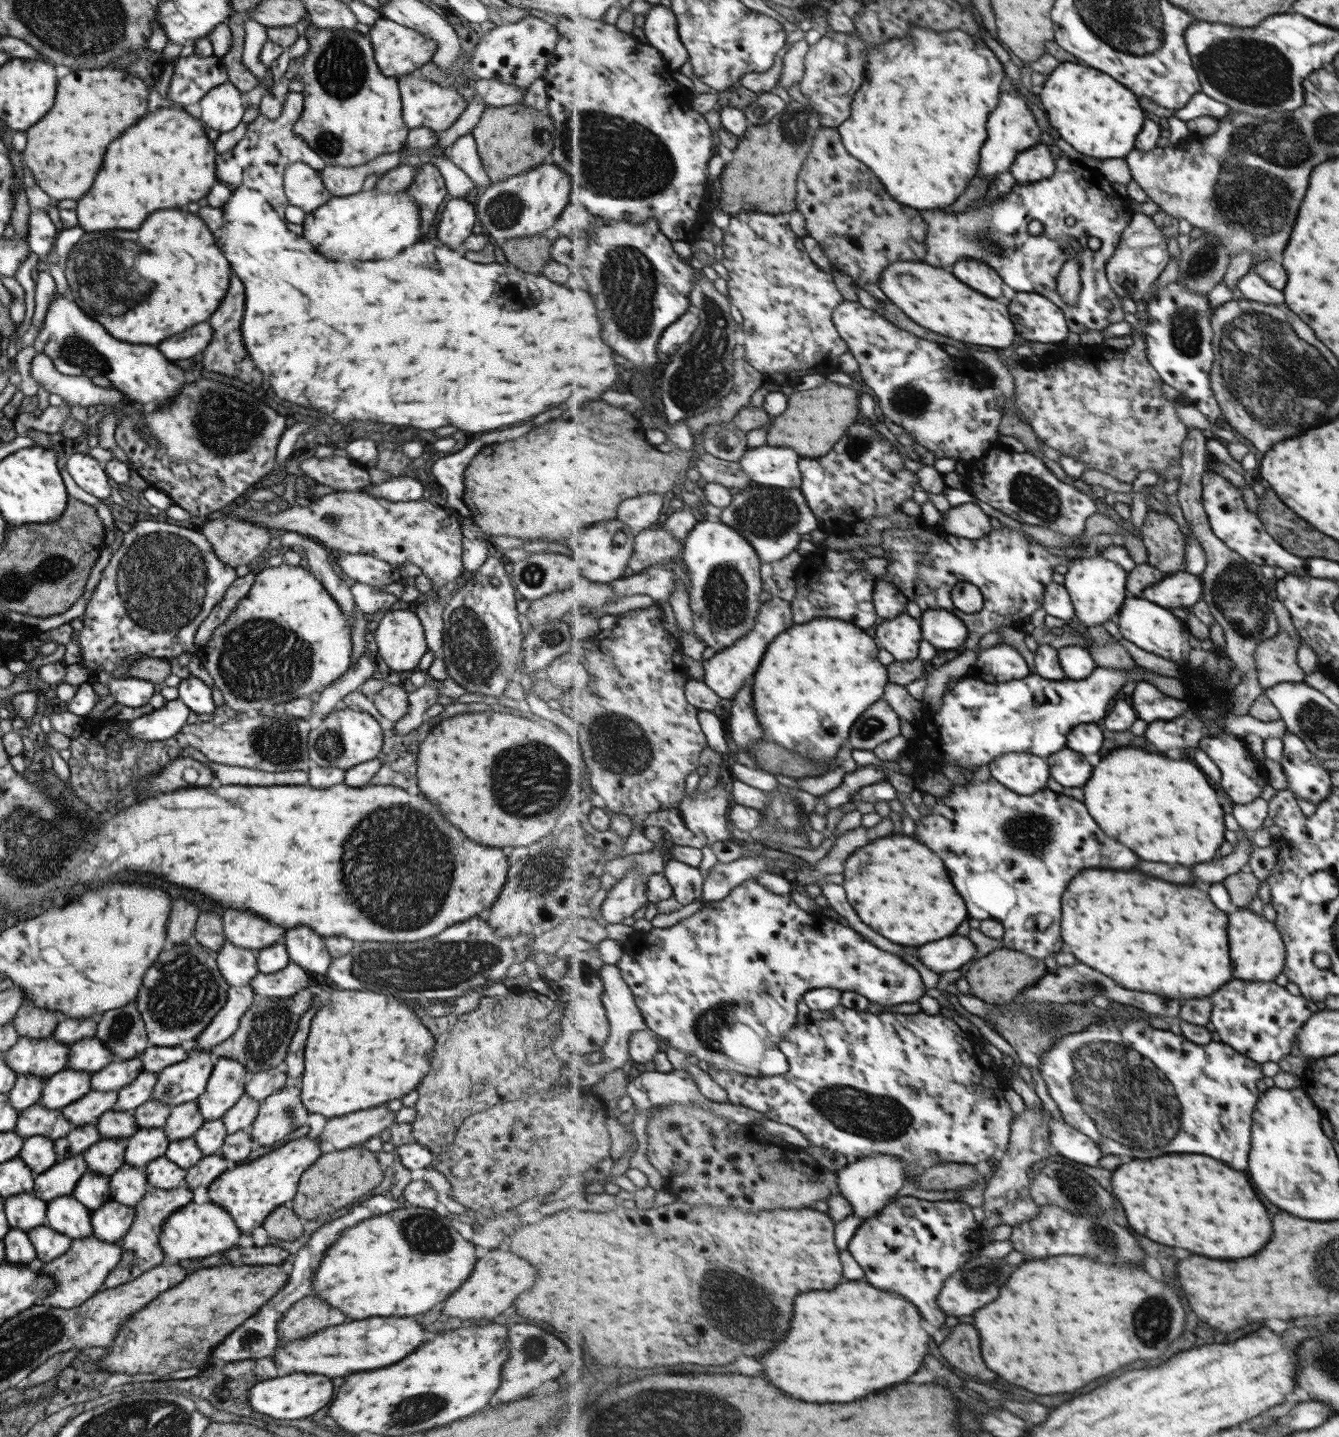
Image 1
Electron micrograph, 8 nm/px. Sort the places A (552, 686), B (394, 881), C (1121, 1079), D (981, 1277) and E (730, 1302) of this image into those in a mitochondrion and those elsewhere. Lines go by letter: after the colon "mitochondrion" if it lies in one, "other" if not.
A: other
B: mitochondrion
C: mitochondrion
D: mitochondrion
E: mitochondrion

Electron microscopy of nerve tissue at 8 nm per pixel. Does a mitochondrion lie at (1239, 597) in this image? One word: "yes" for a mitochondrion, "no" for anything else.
yes

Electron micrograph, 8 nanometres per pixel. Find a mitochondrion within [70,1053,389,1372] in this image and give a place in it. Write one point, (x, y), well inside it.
(183, 1350)

